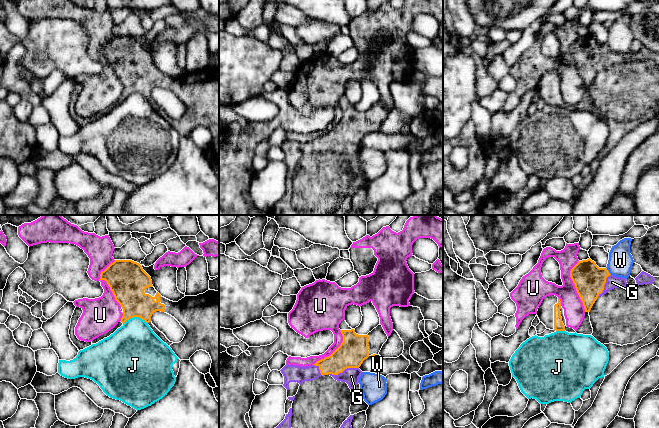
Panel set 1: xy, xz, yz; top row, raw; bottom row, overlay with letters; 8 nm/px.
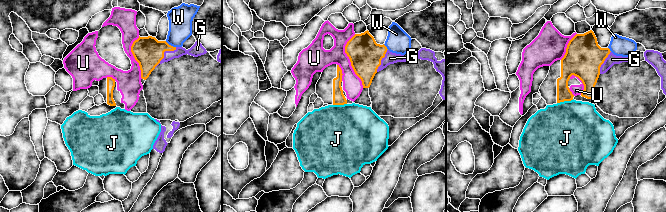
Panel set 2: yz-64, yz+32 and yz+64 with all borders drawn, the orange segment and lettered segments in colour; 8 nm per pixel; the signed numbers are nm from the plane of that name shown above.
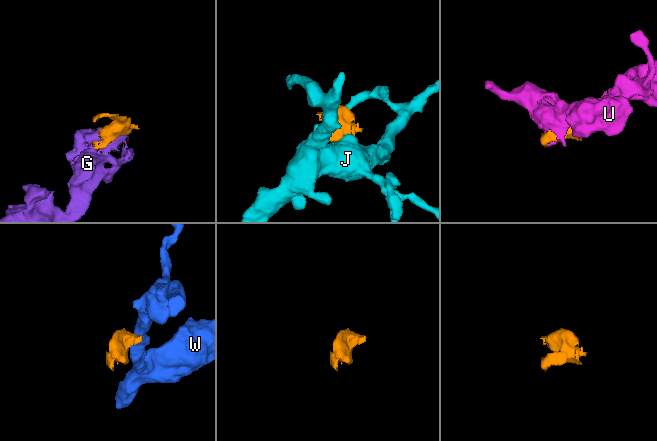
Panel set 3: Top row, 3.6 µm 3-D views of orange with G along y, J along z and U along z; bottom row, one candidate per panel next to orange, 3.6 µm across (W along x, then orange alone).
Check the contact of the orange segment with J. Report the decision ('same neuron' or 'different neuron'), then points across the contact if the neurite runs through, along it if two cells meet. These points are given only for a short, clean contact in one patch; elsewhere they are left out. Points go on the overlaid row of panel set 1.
different neuron; border along xy (147, 322), (138, 317), (130, 317), (123, 324)

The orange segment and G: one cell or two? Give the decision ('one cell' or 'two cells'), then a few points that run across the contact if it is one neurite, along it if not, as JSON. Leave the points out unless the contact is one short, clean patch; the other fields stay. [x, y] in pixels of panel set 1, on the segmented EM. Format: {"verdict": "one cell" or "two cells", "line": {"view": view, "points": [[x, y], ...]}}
{"verdict": "one cell"}

